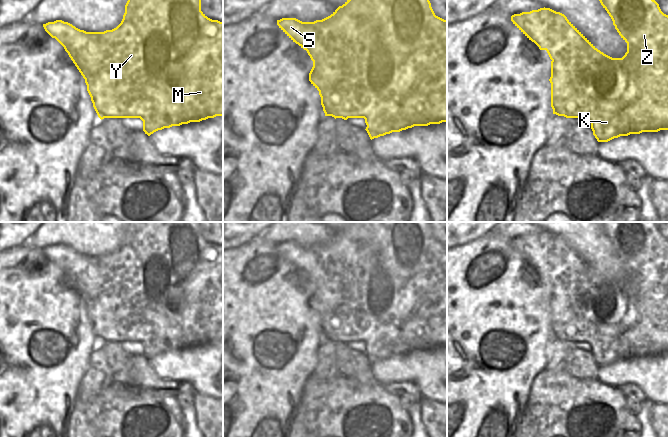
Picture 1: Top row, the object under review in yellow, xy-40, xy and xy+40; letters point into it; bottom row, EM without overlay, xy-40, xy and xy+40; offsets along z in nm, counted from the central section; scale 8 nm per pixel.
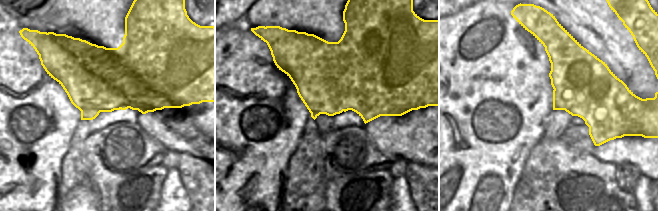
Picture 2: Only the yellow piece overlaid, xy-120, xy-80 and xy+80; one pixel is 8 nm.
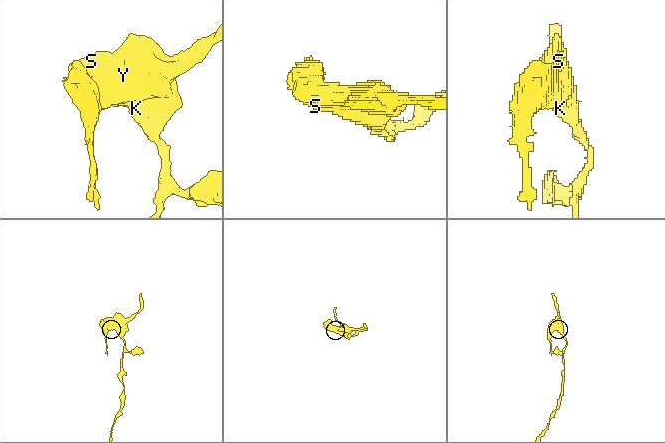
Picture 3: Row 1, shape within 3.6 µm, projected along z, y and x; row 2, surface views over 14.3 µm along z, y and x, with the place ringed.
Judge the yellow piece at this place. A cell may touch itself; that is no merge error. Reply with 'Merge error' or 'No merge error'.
Merge error

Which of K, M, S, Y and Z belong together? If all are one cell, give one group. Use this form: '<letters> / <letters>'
K M S Y / Z

